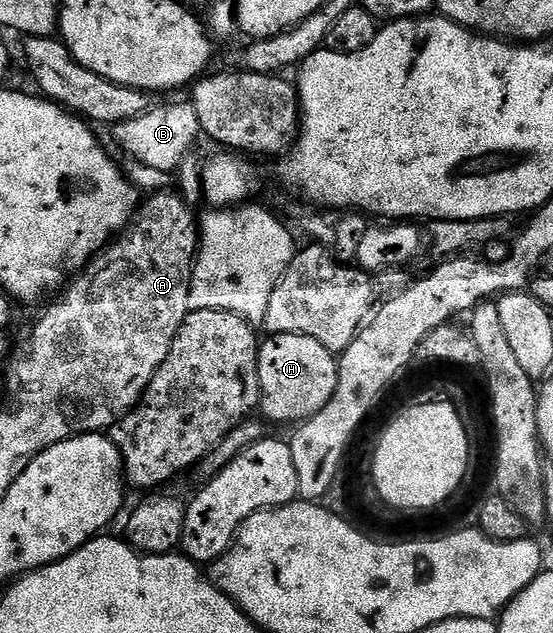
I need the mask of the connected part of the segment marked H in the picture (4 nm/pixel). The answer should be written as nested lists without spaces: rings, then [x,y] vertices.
[[[272,334],[259,344],[259,404],[262,417],[271,422],[295,422],[302,424],[312,418],[337,392],[339,359],[325,344],[313,340],[313,336],[296,334]]]

